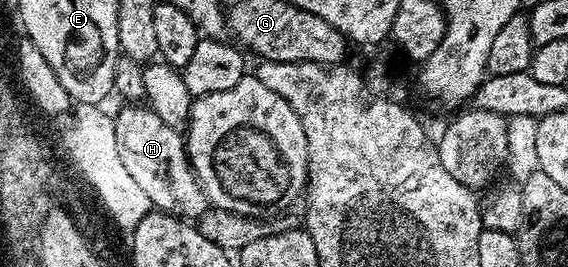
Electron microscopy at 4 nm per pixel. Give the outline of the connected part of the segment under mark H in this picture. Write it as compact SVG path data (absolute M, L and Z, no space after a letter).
M141 105L122 107L115 115L115 127L125 169L147 194L147 199L158 212L184 218L185 205L205 202L208 192L200 186L194 169L191 168L182 132L161 122L160 117L150 108Z

